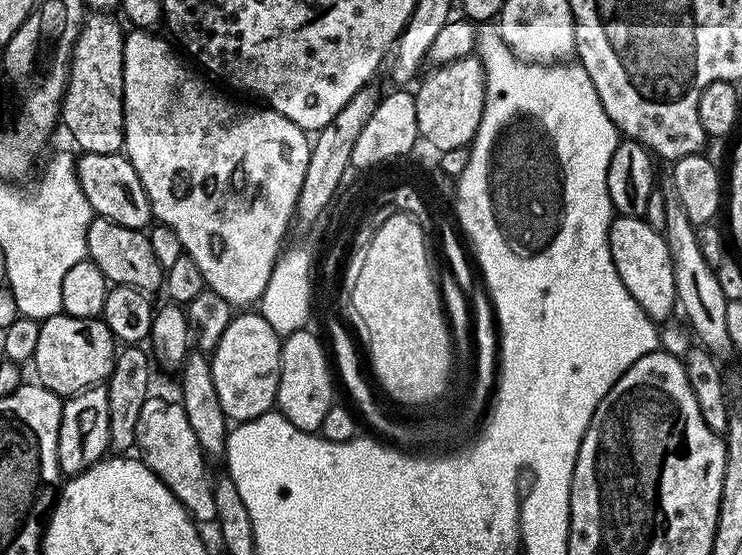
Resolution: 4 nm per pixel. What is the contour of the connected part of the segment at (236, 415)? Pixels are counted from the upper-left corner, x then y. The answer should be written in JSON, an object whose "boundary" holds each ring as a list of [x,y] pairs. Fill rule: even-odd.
{"boundary":[[[252,310],[233,315],[218,346],[210,354],[214,390],[222,402],[224,415],[232,422],[253,420],[273,411],[280,381],[281,333],[275,332],[266,318]]]}

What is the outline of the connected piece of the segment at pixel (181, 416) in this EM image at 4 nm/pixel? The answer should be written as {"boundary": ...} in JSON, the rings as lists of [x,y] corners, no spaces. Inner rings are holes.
{"boundary":[[[151,395],[142,404],[135,430],[139,457],[149,469],[175,494],[179,502],[187,509],[189,516],[197,523],[213,523],[217,506],[214,505],[212,482],[206,470],[207,459],[201,450],[201,444],[190,427],[182,404],[173,404]]]}

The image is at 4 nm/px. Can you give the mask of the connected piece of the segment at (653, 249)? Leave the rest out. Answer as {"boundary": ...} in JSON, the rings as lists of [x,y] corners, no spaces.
{"boundary":[[[617,215],[608,227],[608,249],[614,270],[618,270],[618,278],[622,278],[622,286],[630,290],[630,298],[634,298],[634,302],[638,302],[638,306],[646,310],[650,319],[667,321],[667,316],[672,311],[675,313],[678,305],[674,286],[674,262],[670,258],[670,246],[666,246],[663,231],[650,226],[641,217]]]}

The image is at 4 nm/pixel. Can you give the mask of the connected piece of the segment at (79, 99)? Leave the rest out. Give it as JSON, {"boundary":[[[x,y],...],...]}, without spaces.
{"boundary":[[[92,14],[80,26],[80,33],[72,47],[72,61],[68,64],[68,85],[60,102],[62,128],[72,135],[81,153],[119,153],[124,147],[124,37],[121,21],[112,14]]]}

